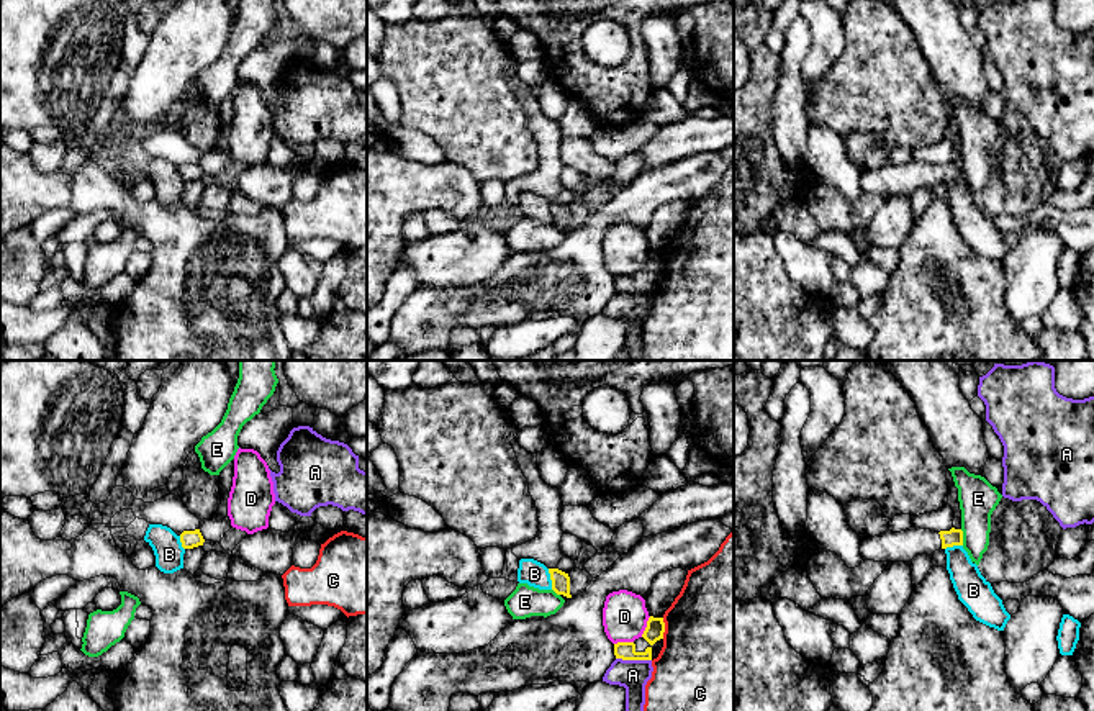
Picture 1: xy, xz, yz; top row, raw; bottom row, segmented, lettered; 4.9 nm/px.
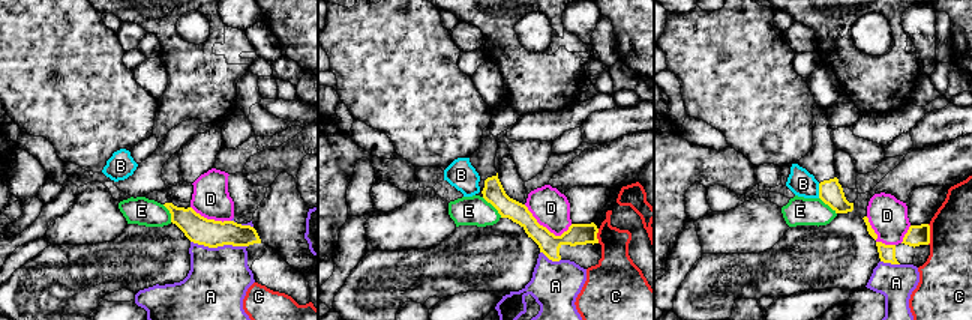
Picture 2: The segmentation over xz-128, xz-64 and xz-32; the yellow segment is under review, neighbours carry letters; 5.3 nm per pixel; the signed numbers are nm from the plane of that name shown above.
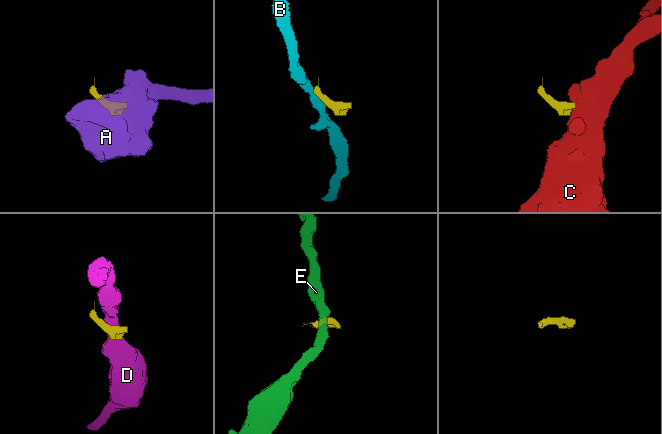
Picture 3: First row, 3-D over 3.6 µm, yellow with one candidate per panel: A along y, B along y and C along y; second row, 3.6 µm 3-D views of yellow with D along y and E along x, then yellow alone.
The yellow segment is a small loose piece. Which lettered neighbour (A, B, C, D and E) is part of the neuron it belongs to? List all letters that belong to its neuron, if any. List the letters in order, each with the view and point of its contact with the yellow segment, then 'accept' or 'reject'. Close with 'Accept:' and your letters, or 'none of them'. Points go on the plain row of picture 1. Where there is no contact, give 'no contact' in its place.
A: xz (634, 292) | reject
B: xz (551, 212) | reject
C: xz (664, 261) | reject
D: xz (647, 259) | reject
E: yz (962, 171) | reject
Accept: none of them

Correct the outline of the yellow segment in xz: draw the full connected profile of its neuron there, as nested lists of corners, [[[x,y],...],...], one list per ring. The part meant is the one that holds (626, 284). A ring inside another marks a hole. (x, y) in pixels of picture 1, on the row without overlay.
[[[650,249],[644,267],[634,275],[614,277],[616,292],[622,293],[653,293],[663,280],[663,251]]]

